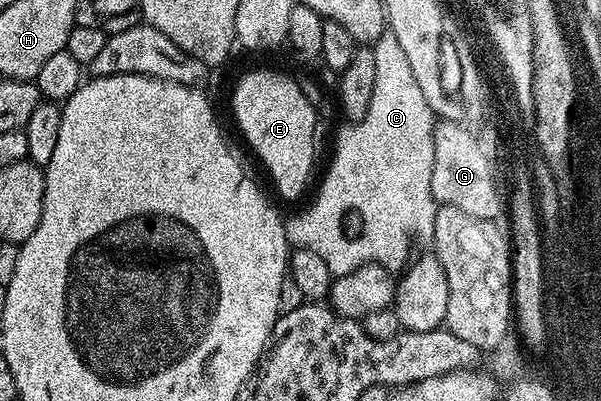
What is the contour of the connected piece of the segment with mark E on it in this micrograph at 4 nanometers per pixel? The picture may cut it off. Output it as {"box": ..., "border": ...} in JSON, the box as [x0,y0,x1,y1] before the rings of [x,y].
{"box":[231,67,317,198],"border":[[[263,67],[247,71],[235,83],[235,92],[231,95],[231,111],[235,114],[235,123],[244,141],[263,162],[280,197],[301,198],[311,179],[311,170],[315,167],[317,108],[305,101],[305,93],[301,93],[299,88],[299,79],[290,79],[279,71],[266,71]]]}

